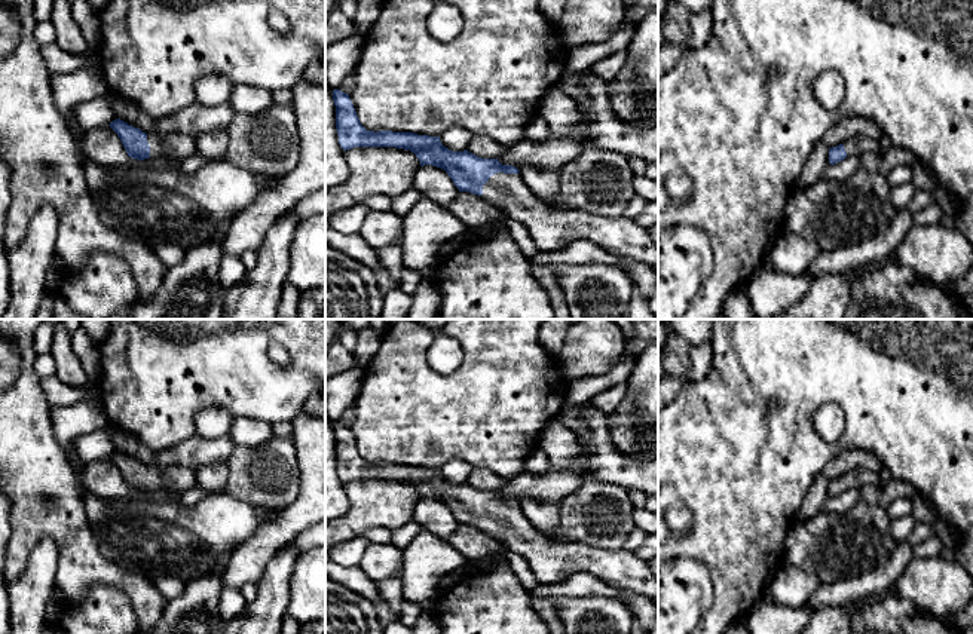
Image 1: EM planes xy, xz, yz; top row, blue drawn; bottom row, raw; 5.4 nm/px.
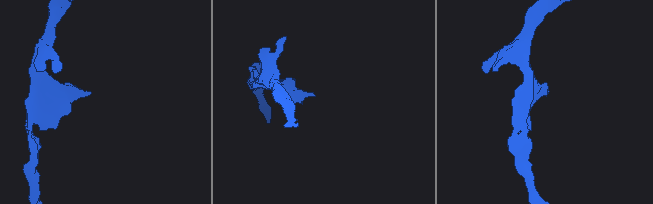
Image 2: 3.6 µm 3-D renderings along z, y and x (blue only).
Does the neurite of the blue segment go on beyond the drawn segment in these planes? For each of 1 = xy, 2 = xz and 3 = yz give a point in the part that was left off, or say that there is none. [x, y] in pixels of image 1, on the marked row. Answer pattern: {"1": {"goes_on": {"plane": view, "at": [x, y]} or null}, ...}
{"1": {"goes_on": {"plane": "xy", "at": [174, 147]}}, "2": {"goes_on": {"plane": "xz", "at": [563, 236]}}, "3": {"goes_on": {"plane": "yz", "at": [866, 149]}}}

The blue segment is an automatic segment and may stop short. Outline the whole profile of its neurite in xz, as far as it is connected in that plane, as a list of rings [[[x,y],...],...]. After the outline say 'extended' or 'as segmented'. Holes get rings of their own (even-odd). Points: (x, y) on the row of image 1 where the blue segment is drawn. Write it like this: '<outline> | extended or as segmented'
[[[334,89],[333,101],[339,144],[345,151],[354,147],[410,150],[420,166],[444,169],[459,192],[483,196],[502,211],[499,218],[471,230],[471,238],[489,238],[495,230],[507,227],[508,218],[514,218],[526,226],[538,246],[538,252],[527,257],[532,266],[599,263],[619,267],[631,278],[624,258],[658,264],[658,244],[633,218],[556,209],[529,190],[515,166],[478,157],[468,150],[452,151],[441,144],[440,137],[367,131],[348,94]]] | extended

